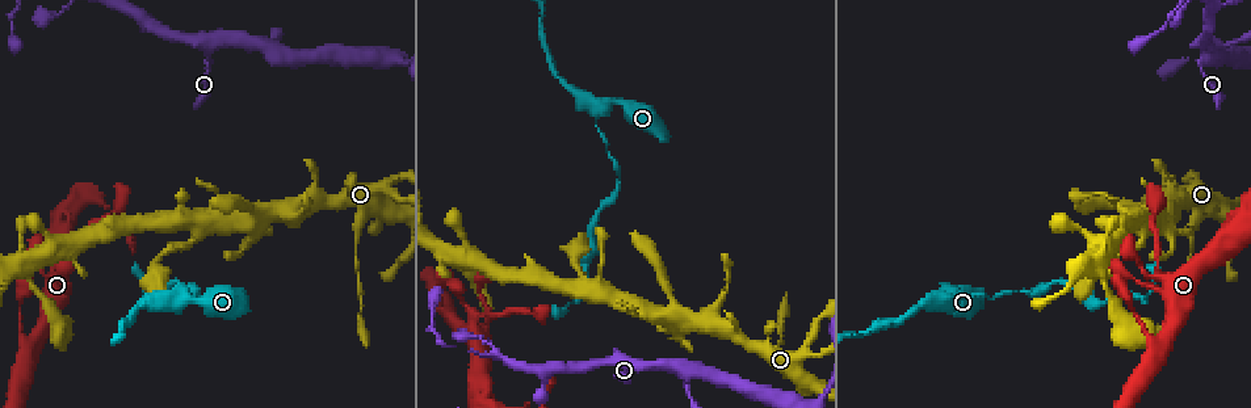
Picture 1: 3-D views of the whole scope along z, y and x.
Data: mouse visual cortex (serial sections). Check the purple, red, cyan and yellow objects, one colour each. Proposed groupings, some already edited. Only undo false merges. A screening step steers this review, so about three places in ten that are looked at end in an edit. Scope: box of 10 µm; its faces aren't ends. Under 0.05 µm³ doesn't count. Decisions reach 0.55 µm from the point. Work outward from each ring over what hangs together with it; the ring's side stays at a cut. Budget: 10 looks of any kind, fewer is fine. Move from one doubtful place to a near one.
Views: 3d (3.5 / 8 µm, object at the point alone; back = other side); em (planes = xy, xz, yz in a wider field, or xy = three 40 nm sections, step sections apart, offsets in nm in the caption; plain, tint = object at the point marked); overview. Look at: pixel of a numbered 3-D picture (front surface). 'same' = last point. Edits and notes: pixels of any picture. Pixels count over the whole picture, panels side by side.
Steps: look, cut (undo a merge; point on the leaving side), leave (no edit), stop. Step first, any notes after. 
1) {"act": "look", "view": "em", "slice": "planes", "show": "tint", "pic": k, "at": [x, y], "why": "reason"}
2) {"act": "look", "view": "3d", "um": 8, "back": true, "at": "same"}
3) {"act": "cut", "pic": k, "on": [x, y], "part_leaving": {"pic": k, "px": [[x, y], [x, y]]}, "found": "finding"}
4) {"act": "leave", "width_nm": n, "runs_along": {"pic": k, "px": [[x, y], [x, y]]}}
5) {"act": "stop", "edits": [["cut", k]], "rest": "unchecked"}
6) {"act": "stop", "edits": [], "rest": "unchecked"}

{"act": "look", "view": "3d", "um": 3.5, "pic": 1, "at": [465, 303], "why": "thin neck"}

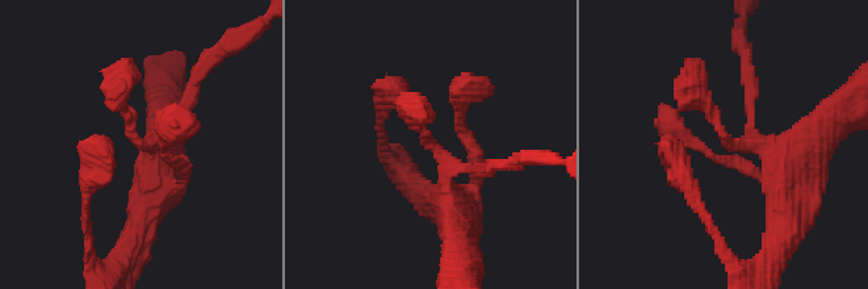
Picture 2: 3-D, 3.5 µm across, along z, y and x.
{"act": "leave", "runs_along": {"pic": 2, "px": [[793, 174], [770, 145], [729, 145], [686, 61]]}, "found": "all the same cell"}

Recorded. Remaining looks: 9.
{"act": "look", "view": "3d", "um": 3.5, "pic": 1, "at": [614, 359], "why": "sudden change in width"}

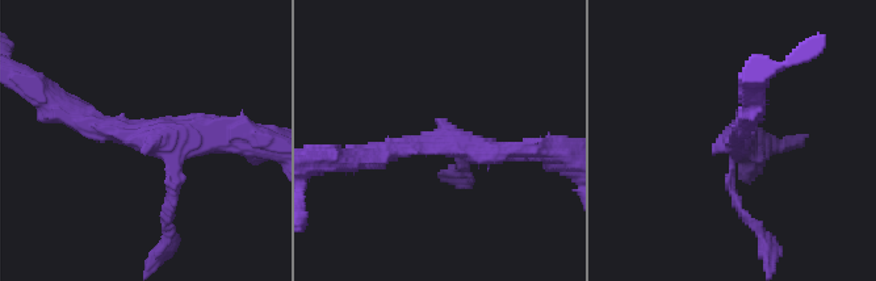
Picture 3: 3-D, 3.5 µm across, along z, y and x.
{"act": "look", "view": "em", "slice": "xy", "step": 5, "show": "tint", "pic": 3, "at": [441, 141], "why": "shape alone is not enough"}

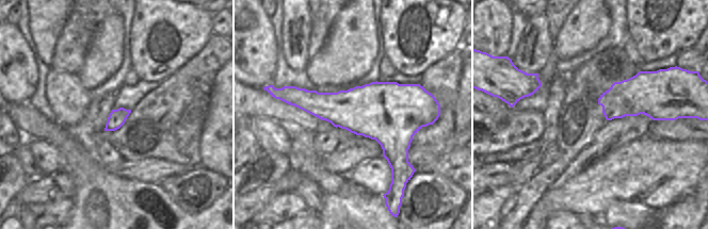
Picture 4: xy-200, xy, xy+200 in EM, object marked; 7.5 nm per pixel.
{"act": "leave", "runs_along": {"pic": 3, "px": [[170, 205], [160, 139], [68, 112]]}, "found": "one cell here"}

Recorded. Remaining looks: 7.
{"act": "look", "view": "3d", "um": 3.5, "pic": 1, "at": [355, 244], "why": "thick turns thin"}

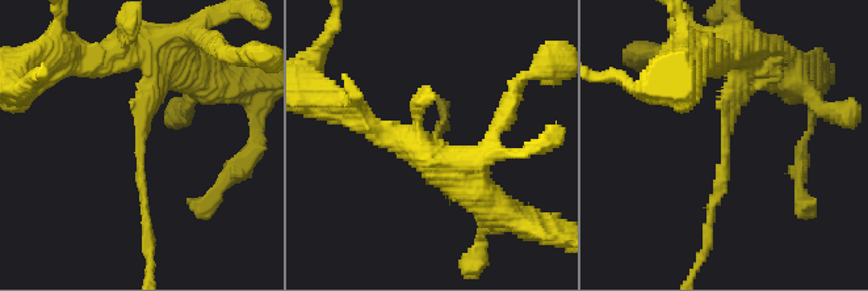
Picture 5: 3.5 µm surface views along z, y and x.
{"act": "look", "view": "em", "slice": "xy", "step": 2, "show": "tint", "pic": 5, "at": [727, 137], "arm_widths_nm": [150, 250]}

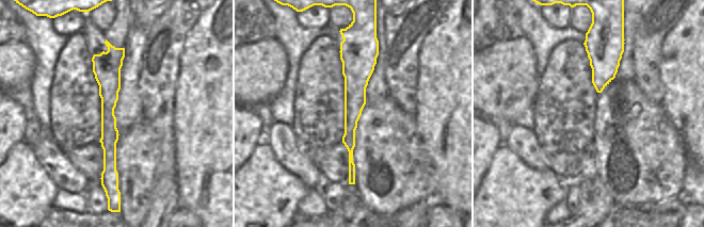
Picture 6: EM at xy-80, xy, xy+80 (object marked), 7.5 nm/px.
{"act": "look", "view": "em", "slice": "xy", "step": 1, "show": "tint", "at": "same"}

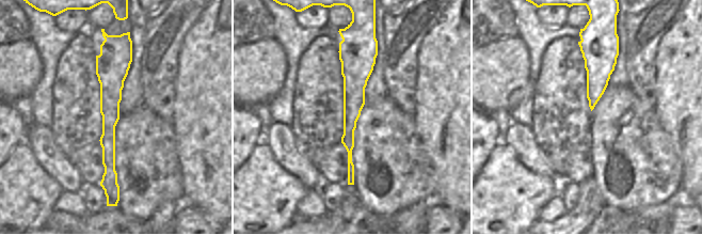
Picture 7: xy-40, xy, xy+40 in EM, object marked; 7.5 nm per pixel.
{"act": "cut", "pic": 5, "on": [711, 207], "part_leaving": {"pic": 5, "px": [[725, 165], [708, 251], [695, 270]]}, "found": "two cells meet here"}

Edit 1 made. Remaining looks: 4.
{"act": "look", "view": "3d", "um": 3.5, "pic": 1, "at": [177, 295], "why": "narrows sharply"}

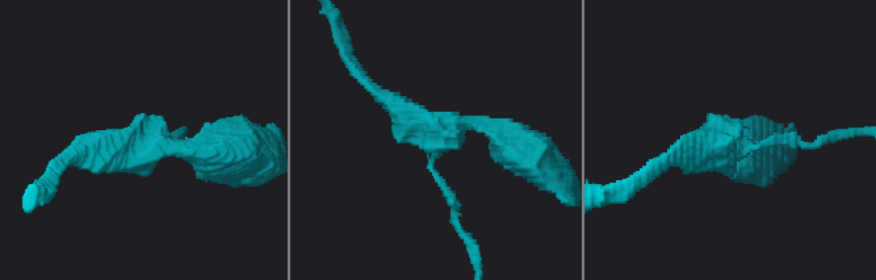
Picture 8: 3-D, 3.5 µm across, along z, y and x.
{"act": "look", "view": "em", "slice": "planes", "show": "tint", "pic": 8, "at": [726, 145], "arms": 3, "arm_widths_nm": [100, 250, 300], "why": "shape alone is not enough"}

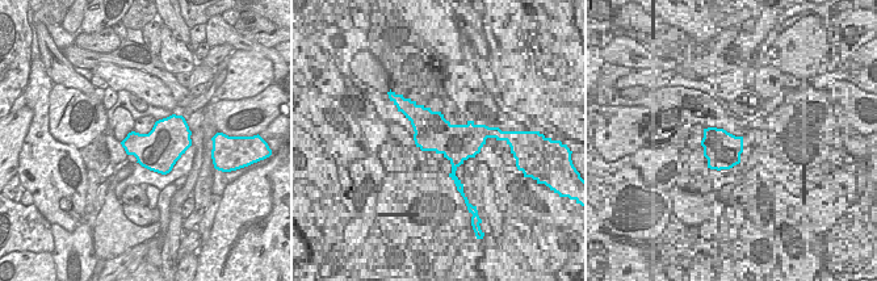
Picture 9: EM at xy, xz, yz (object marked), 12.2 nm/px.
{"act": "leave", "runs_along": {"pic": 8, "px": [[738, 151], [809, 143]]}, "found": "one cell here"}

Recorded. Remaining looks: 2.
{"act": "stop", "edits": [["cut", 5]], "rest": "unchecked"}

